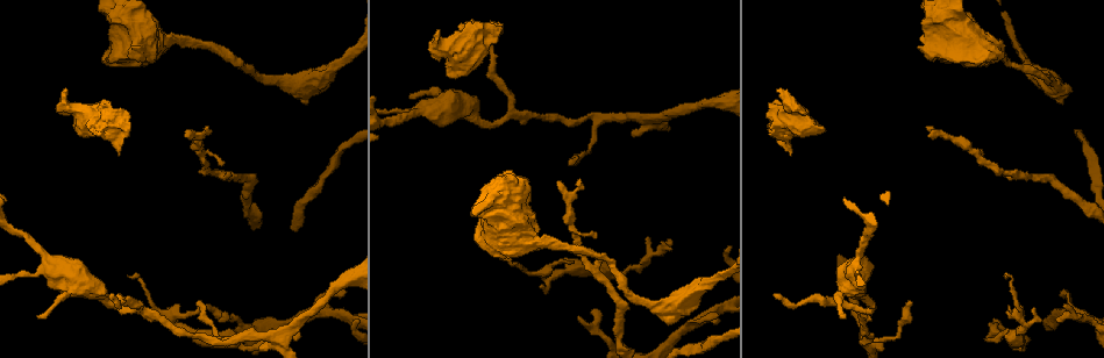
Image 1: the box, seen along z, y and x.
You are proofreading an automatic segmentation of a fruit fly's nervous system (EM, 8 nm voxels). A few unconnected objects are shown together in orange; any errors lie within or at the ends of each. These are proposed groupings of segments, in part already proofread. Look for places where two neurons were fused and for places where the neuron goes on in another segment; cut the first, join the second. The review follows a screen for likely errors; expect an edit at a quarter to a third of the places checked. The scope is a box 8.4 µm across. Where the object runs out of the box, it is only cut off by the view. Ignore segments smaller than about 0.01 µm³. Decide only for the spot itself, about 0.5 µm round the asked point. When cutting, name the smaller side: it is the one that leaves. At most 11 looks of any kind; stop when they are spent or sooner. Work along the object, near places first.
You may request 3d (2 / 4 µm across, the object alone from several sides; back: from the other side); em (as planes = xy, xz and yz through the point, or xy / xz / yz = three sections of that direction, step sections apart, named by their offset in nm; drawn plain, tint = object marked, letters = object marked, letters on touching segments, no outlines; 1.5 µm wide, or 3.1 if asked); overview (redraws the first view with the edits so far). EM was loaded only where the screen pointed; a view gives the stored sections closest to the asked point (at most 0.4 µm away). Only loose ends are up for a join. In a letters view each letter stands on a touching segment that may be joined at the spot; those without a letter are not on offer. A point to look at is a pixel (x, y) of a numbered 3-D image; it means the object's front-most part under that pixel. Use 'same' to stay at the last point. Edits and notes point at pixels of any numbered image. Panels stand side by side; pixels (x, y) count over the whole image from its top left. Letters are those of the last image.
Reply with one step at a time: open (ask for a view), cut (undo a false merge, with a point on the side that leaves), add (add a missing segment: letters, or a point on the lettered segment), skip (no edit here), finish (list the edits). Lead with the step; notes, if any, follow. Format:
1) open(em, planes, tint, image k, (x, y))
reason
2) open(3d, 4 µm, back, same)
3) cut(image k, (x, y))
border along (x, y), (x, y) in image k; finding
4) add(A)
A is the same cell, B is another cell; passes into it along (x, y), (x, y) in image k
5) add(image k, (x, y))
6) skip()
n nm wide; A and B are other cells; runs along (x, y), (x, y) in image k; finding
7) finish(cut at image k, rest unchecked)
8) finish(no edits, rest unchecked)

open(em, yz, step 4, tint, image 1, (867, 340))
three arms meet

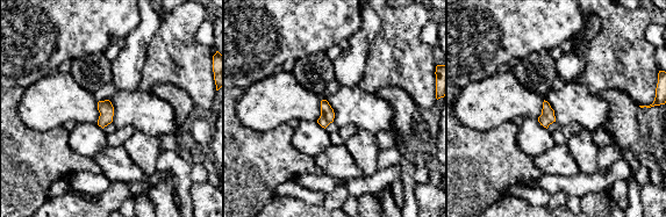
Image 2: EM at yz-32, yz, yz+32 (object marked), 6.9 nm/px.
open(em, planes, letters, same)

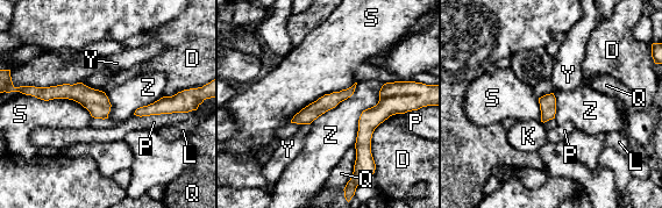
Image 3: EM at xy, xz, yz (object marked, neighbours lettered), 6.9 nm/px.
skip()
D, K, L, P, Q, S, Y and Z are other cells; runs along (30, 88), (79, 92), (107, 108) in image 3; one neuron here

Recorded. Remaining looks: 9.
open(em, xz, step 4, tint, image 1, (542, 275))
sharp bend

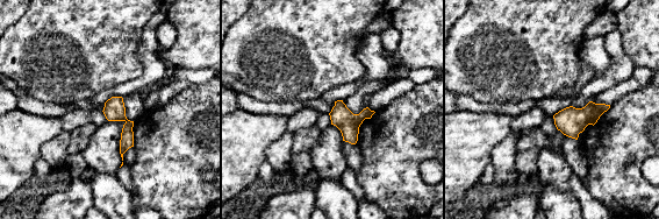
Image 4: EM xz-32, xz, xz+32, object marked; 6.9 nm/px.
open(em, planes, letters, same)
another direction

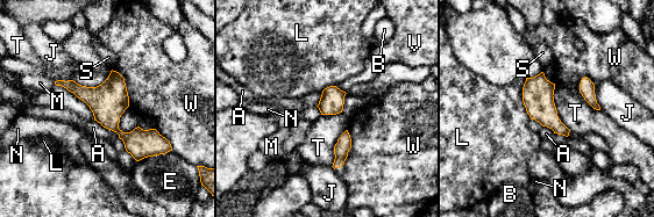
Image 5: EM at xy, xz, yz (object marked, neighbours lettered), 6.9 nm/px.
skip()
A, B, E, J, L, M, N, S, T, V and W are other cells; runs along (59, 82), (129, 139), (163, 143) in image 5; all the same neuron

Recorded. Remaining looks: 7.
open(em, planes, letters, image 1, (930, 134))
tapers out

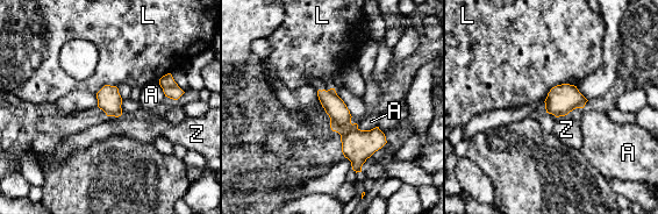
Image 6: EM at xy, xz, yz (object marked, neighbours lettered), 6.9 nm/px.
skip()
140 nm wide; A, L and Z are other cells; border along (567, 83), (555, 85), (543, 101) in image 6; no lettered segment goes on from it

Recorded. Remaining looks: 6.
open(3d, 4 µm, back, image 1, (845, 317))
free end

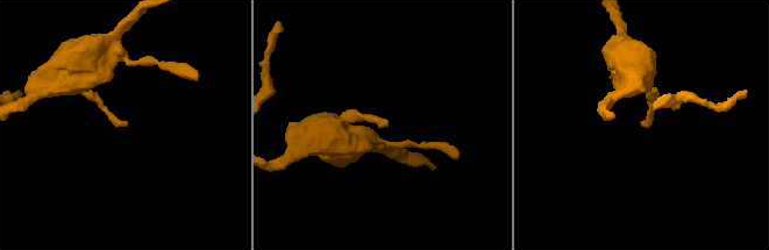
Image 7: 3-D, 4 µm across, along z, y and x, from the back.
open(em, planes, tint, image 7, (127, 125))
need the tissue

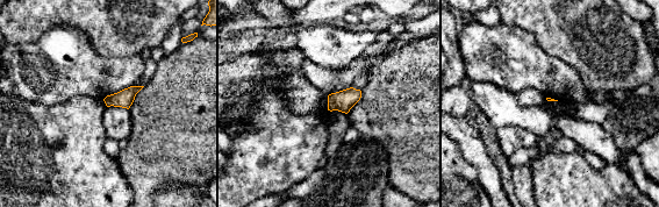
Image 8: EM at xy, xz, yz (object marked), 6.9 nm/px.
open(em, planes, letters, same)
see the neighbours

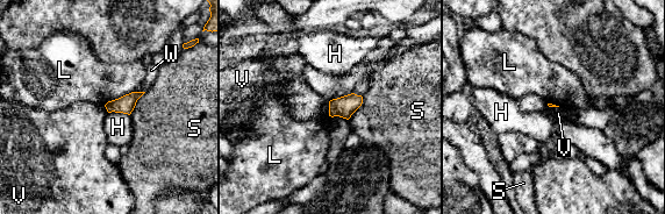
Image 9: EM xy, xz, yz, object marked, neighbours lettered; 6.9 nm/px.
skip()
H, L, S, V and W are other cells; border along (330, 100), (328, 115) in image 9; none of them fits

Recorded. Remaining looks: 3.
open(3d, 4 µm, image 1, (32, 241))
sudden change in width

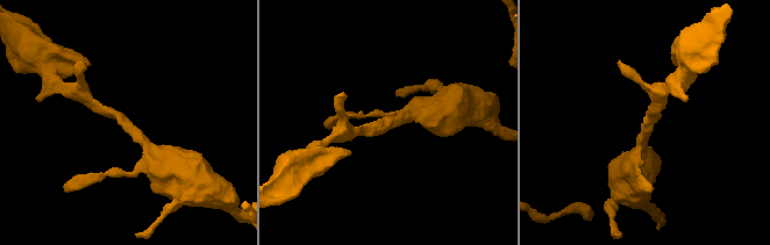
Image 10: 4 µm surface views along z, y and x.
open(em, yz, step 8, tint, image 10, (392, 123))

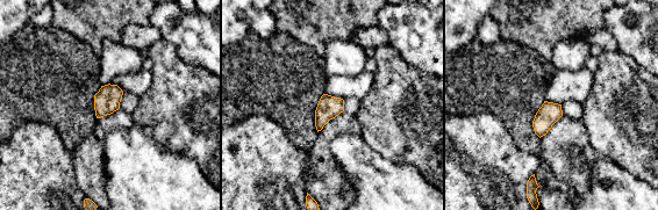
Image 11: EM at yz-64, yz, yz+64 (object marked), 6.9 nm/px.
open(em, planes, letters, same)

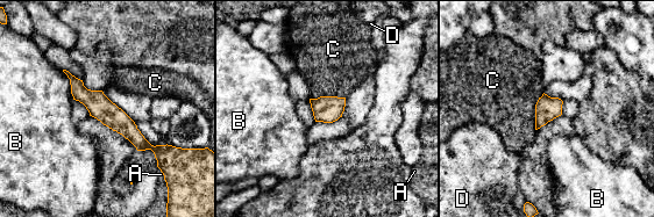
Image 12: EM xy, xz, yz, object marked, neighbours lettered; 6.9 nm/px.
skip()
A, B, C and D are other cells; runs along (72, 79), (142, 144), (160, 152) in image 12; all the same neuron

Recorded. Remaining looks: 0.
finish(no edits, rest unchecked)

